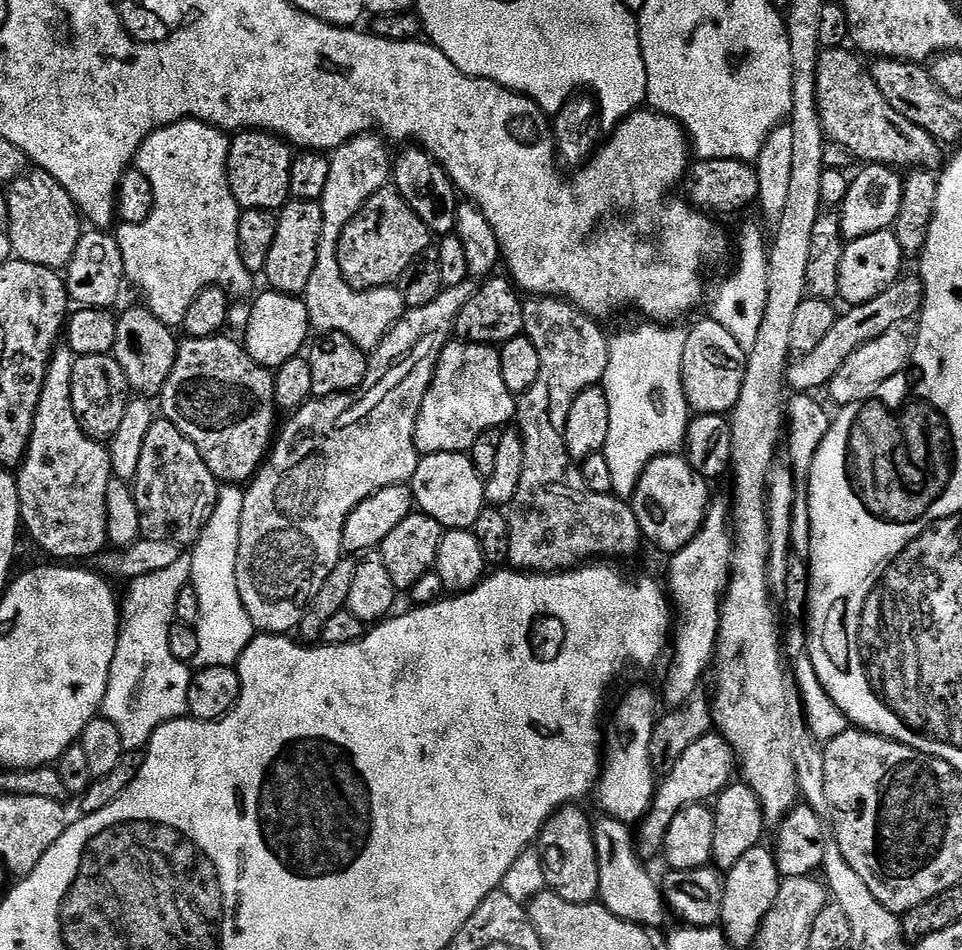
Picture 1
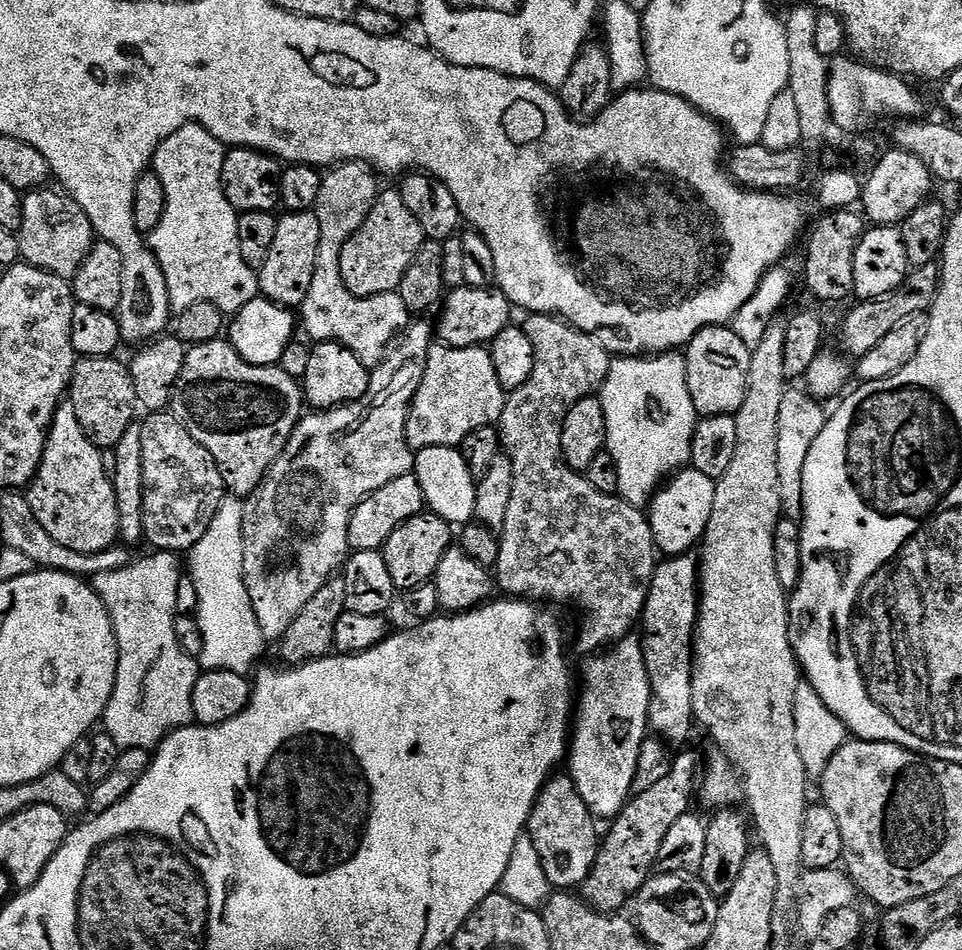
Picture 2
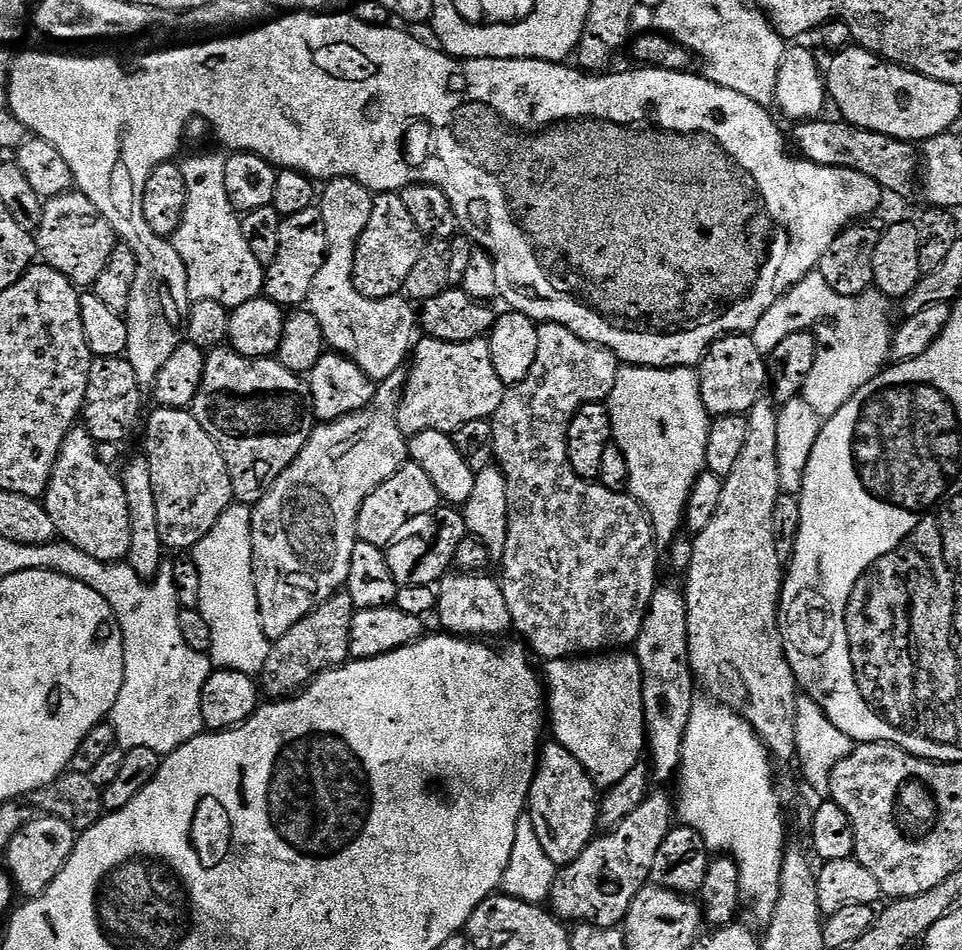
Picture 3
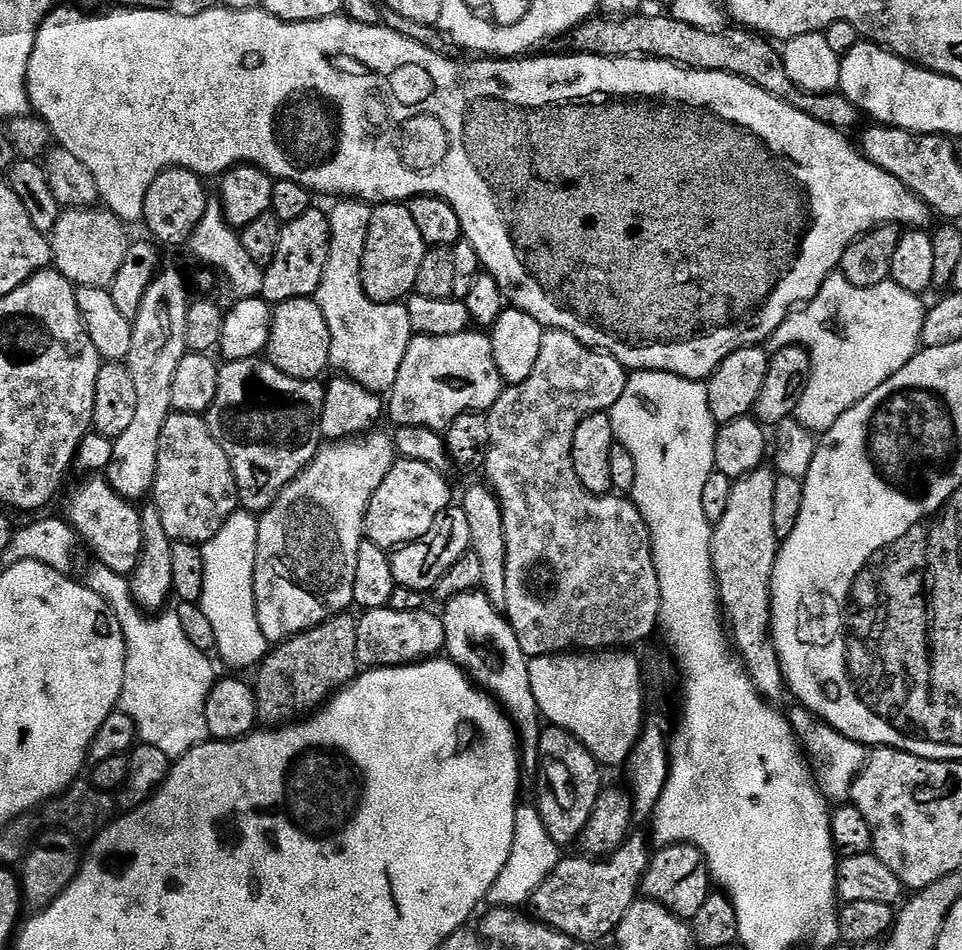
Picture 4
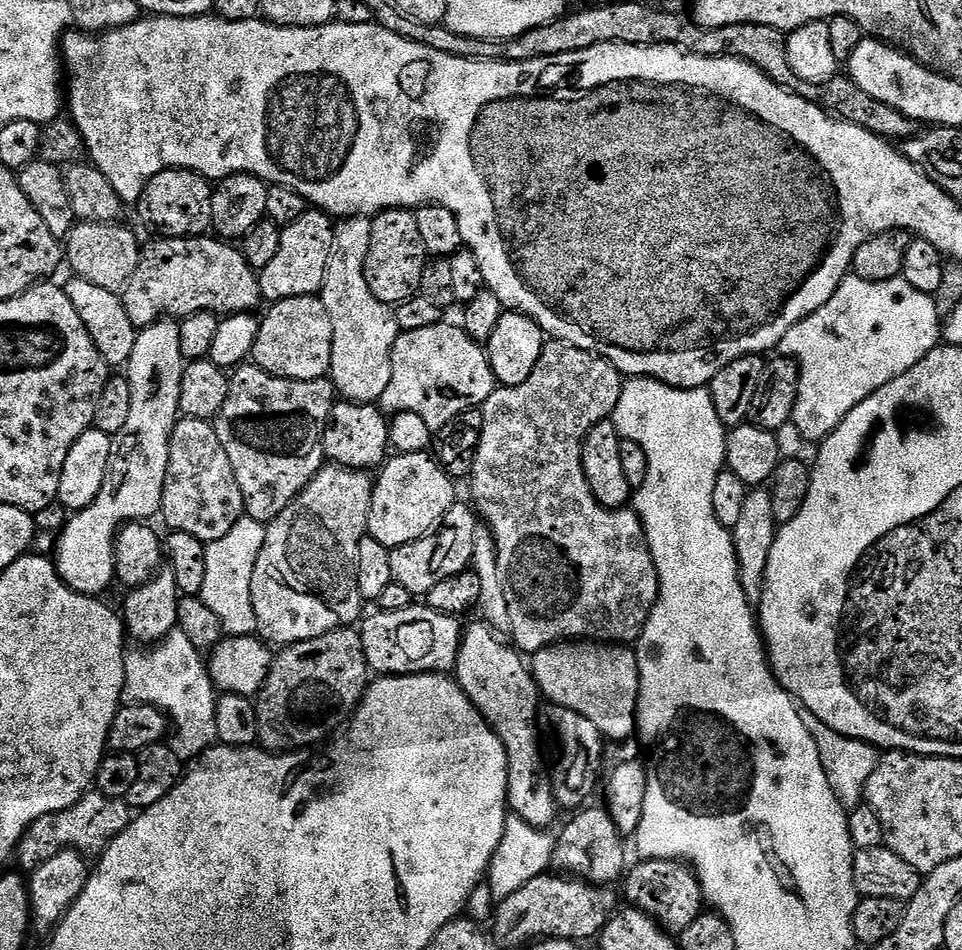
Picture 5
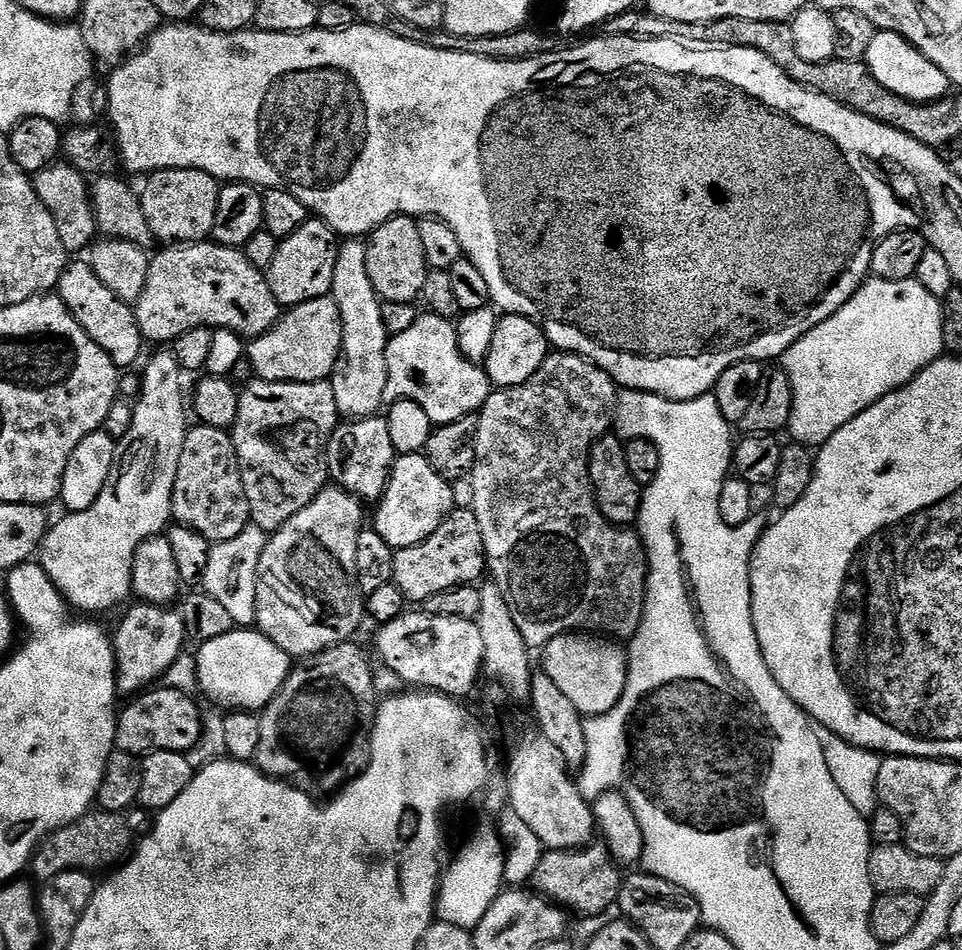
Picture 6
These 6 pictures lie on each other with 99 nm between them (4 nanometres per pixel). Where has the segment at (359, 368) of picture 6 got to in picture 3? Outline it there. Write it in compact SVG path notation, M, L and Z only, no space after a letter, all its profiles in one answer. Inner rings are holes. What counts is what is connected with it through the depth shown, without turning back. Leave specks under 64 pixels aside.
M350 178L330 180L323 185L318 196L318 207L326 228L328 249L324 255L322 268L318 270L318 276L314 278L314 284L306 301L306 308L312 313L317 328L321 330L323 343L331 351L351 358L365 374L379 382L390 378L390 374L399 372L405 367L418 339L418 312L403 295L397 294L385 300L367 300L352 284L352 263L356 253L356 243L362 230L366 230L366 222L370 222L372 198L373 193L369 192L366 186L362 186L357 180Z

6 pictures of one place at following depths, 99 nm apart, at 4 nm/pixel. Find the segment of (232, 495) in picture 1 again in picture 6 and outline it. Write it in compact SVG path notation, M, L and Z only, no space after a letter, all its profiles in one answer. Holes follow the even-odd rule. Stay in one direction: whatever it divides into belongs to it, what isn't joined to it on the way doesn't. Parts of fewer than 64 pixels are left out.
M250 526L238 538L219 541L211 549L209 562L202 575L203 591L226 606L233 625L252 626L256 624L258 601L256 580L260 577L260 559L270 539L263 528Z

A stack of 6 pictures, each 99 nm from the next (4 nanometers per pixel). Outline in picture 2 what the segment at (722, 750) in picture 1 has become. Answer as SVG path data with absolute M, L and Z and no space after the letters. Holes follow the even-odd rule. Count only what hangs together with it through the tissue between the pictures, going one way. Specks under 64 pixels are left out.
M684 750L673 759L670 774L662 778L650 790L635 793L624 805L620 815L611 821L608 837L603 837L600 852L592 867L591 874L582 885L583 899L598 912L616 914L631 896L635 897L653 875L658 850L670 826L678 818L689 815L692 795L698 792L698 772L700 756L696 752Z

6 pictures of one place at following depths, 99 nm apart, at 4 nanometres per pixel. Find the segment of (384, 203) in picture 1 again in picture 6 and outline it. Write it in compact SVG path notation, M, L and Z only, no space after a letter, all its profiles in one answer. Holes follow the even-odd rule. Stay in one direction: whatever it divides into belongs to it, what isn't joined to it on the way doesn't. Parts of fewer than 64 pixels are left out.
M394 216L382 226L372 231L366 240L366 274L370 274L370 282L381 301L411 305L424 291L424 280L429 269L424 262L420 225L413 217Z

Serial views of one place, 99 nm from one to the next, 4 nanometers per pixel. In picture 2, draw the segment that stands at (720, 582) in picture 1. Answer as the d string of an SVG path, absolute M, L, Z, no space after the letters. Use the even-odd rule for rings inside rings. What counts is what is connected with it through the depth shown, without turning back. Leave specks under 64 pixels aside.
M685 554L683 556L674 556L671 558L664 558L657 563L654 570L654 578L650 582L650 590L648 597L644 603L644 615L642 617L642 628L644 624L644 636L642 643L644 645L644 661L646 662L646 670L650 678L650 710L648 711L648 723L651 731L659 736L661 740L667 742L673 749L680 750L685 747L684 744L692 736L692 728L694 729L694 717L692 711L694 710L694 686L692 685L692 637L696 634L696 614L700 610L700 565L697 557L692 554Z

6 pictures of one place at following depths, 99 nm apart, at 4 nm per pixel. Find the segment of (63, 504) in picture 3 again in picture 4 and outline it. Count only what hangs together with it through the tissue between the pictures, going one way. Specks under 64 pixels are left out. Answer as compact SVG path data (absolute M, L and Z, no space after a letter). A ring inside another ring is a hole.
M84 478L76 489L68 496L68 505L63 515L77 537L96 555L95 559L118 574L131 577L138 566L138 558L142 554L144 539L142 538L141 509L131 500L124 500L108 485L107 479Z

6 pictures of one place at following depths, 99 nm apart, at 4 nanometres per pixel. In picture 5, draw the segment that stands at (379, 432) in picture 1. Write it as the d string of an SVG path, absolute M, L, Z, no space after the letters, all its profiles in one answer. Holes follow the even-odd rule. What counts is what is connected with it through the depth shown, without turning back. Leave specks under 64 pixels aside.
M325 466L312 479L296 501L282 514L270 521L266 528L266 542L258 554L252 579L252 601L256 615L256 632L269 645L287 646L321 636L323 632L332 632L338 628L340 620L348 620L354 614L360 614L356 606L340 606L342 610L332 608L330 598L333 593L328 588L331 580L342 580L342 566L356 565L358 546L368 533L369 512L372 505L373 479L363 476L360 470Z

